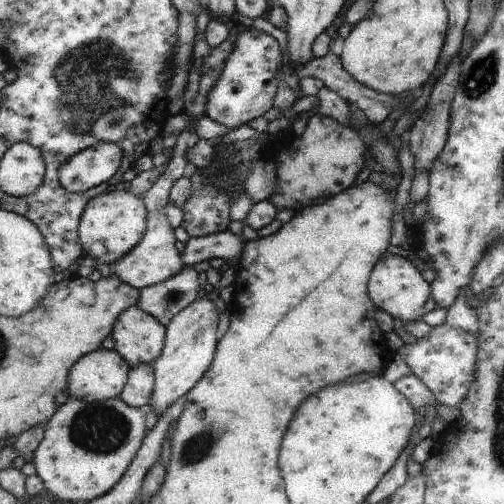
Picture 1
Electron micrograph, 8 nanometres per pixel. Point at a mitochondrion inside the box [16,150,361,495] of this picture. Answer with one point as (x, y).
(100, 430)

